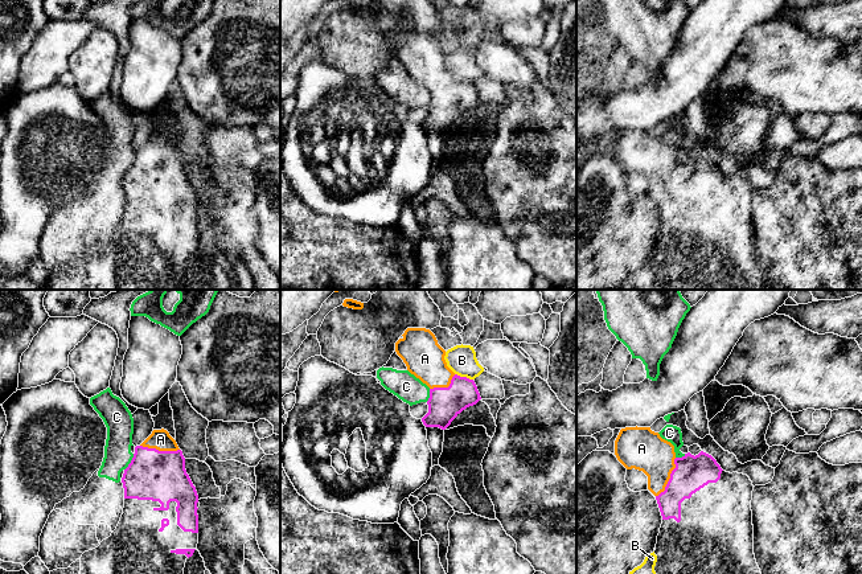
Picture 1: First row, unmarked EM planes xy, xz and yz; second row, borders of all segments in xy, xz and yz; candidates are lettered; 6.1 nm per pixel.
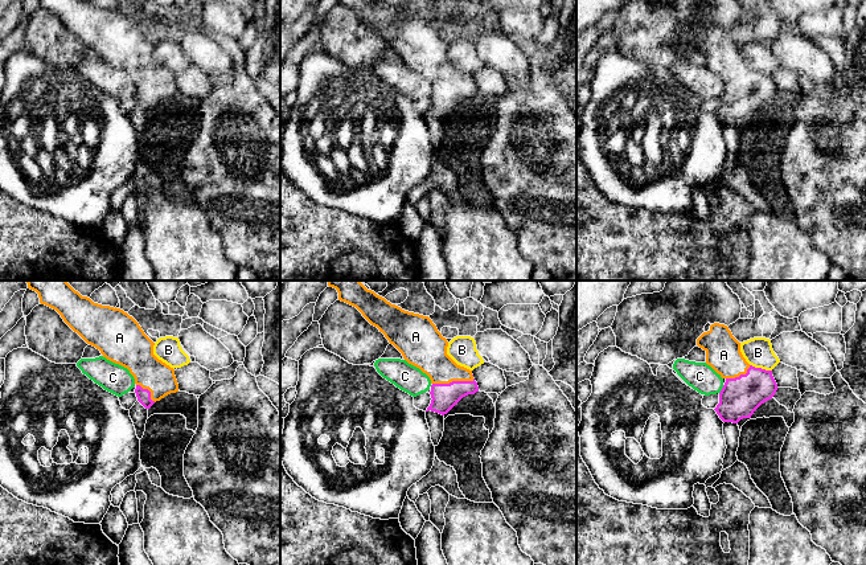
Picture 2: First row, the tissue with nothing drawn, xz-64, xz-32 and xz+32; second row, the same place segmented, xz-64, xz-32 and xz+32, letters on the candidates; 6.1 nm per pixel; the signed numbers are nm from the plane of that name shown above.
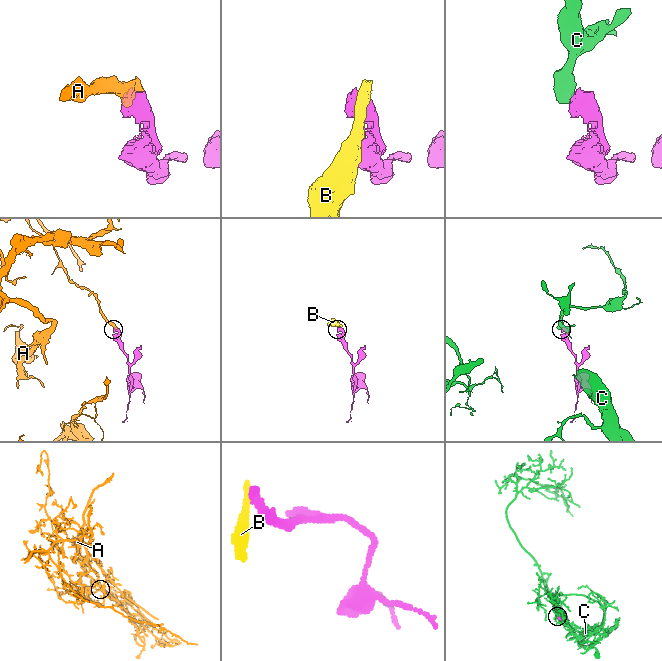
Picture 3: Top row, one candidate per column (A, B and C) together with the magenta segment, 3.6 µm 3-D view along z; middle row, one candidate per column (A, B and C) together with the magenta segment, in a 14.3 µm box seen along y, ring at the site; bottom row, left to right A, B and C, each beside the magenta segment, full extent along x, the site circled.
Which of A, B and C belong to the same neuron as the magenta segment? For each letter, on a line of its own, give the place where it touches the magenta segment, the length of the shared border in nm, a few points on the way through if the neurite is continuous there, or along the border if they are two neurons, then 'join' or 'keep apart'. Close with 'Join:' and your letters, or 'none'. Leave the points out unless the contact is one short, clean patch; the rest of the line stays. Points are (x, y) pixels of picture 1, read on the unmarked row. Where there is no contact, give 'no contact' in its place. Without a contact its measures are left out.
A: yz (670, 181) | 260 nm | across yz (692, 176), (680, 181), (670, 181), (641, 152) | join
B: xz (464, 81) | 120 nm | keep apart
C: xy (131, 165) | 120 nm | along xy (134, 158), (124, 173) | keep apart
Join: A

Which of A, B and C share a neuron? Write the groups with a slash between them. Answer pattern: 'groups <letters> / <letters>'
groups A / B / C

